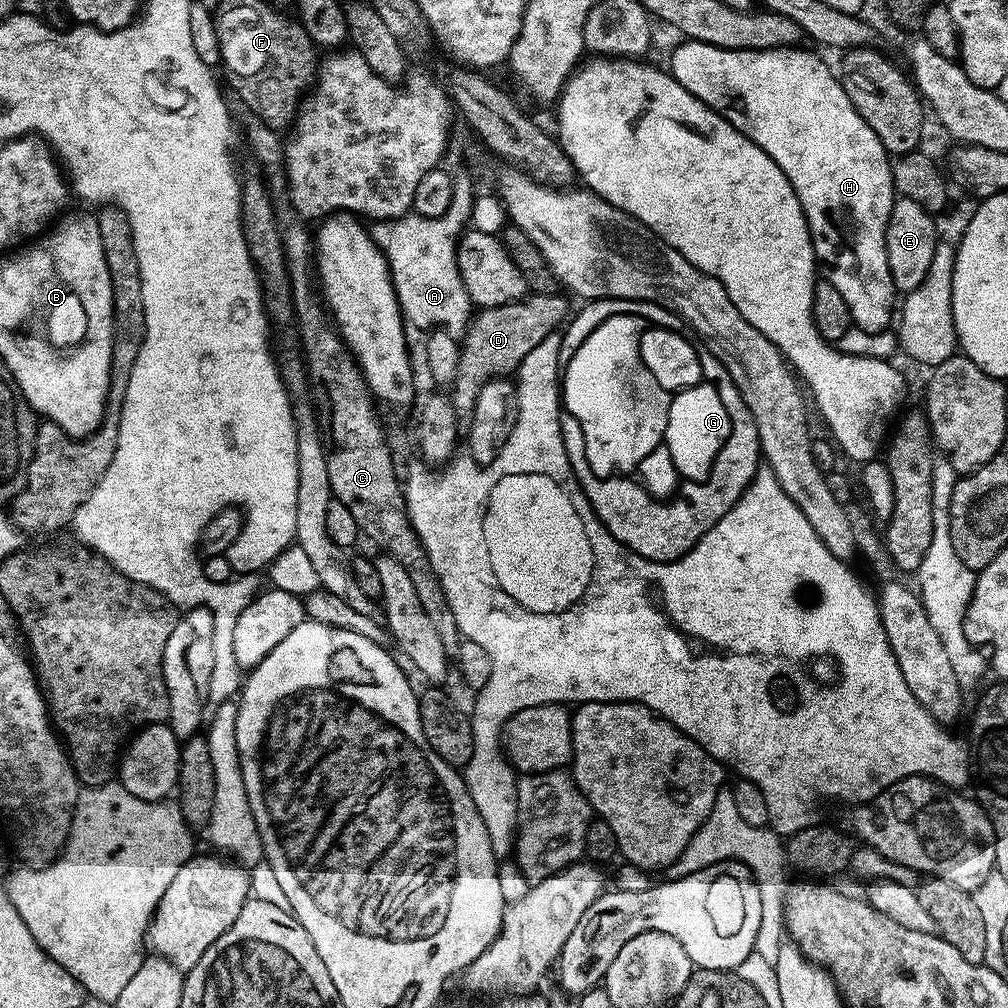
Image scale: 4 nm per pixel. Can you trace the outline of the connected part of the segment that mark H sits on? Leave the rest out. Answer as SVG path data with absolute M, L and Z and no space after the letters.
M687 38L679 42L672 52L672 76L694 98L713 108L778 162L790 186L794 186L804 217L808 219L819 275L846 298L855 327L875 333L885 331L894 320L894 289L890 262L886 262L886 222L894 199L893 161L882 142L878 142L878 134L854 110L840 85L839 75L828 69L822 57L807 52L804 46L749 52L746 48L719 48Z

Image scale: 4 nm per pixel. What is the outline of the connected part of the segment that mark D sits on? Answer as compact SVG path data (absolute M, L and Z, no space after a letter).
M533 293L527 295L525 300L507 303L506 306L490 307L479 309L472 317L471 323L464 333L460 342L460 354L458 362L458 372L455 375L455 382L450 386L452 405L455 410L456 426L460 435L466 436L473 425L474 406L477 405L478 394L482 392L482 387L489 380L504 378L511 375L518 366L524 364L526 355L542 342L550 333L557 331L569 317L567 300L559 293L542 295Z

